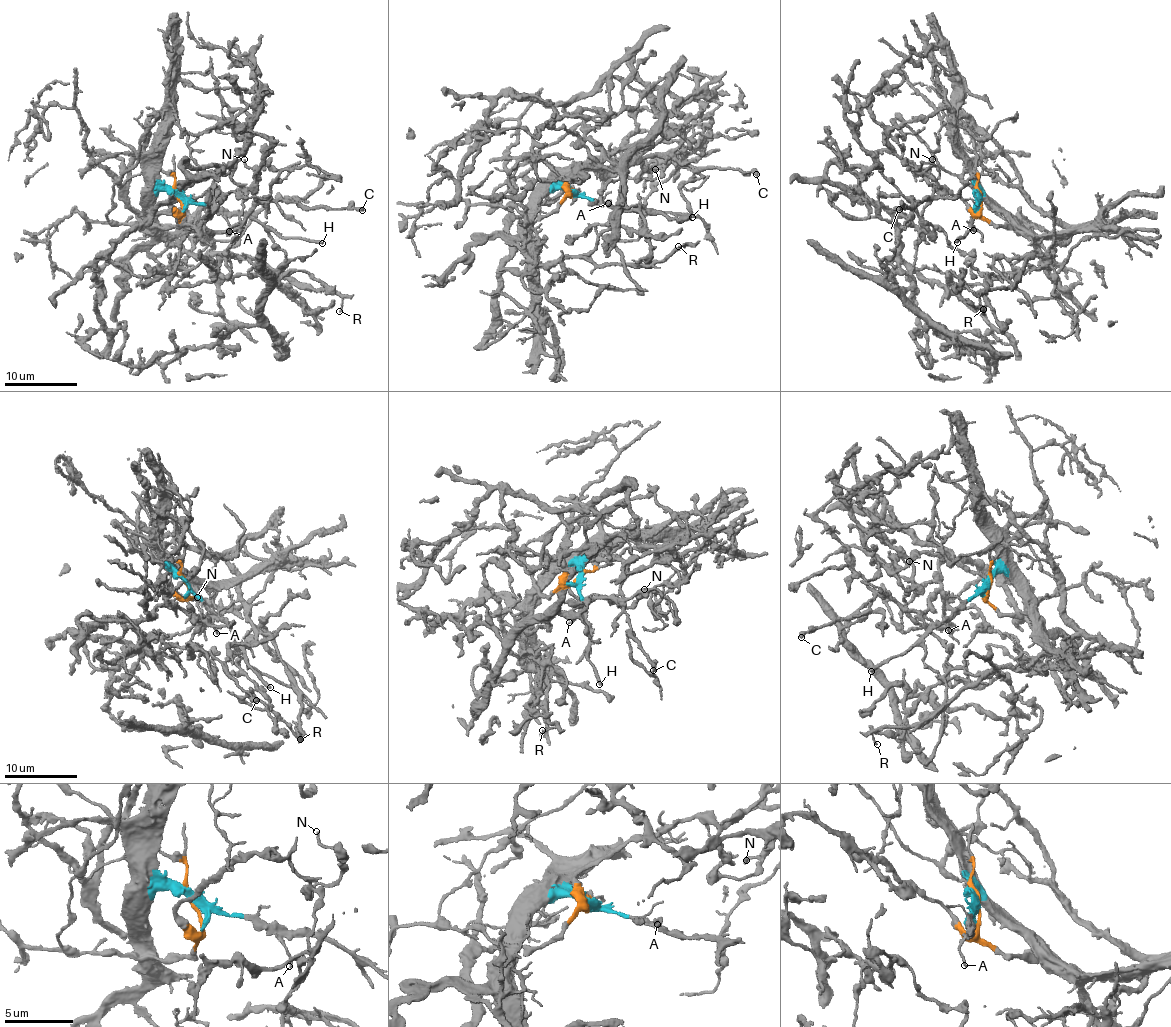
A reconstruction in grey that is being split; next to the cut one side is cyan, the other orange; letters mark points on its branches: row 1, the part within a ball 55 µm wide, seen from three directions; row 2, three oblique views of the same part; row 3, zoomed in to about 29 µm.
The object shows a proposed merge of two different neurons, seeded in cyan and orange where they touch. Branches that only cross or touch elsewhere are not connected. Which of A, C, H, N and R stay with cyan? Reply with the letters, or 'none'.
A, H

